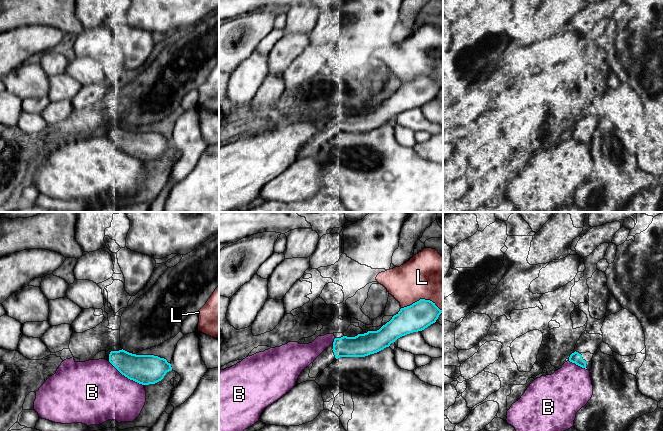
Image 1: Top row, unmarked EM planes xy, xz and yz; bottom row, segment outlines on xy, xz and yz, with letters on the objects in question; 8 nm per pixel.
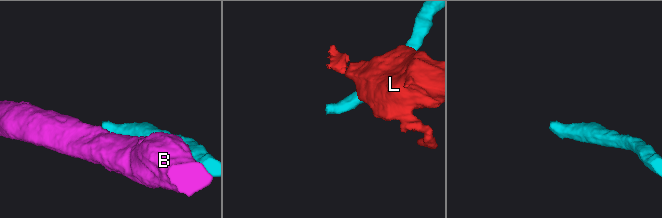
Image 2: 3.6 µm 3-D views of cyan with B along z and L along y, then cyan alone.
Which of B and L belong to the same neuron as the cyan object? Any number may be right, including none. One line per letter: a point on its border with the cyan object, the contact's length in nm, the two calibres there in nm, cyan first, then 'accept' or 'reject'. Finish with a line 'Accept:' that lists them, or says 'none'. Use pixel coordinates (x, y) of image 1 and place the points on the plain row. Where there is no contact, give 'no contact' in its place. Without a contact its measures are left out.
B: xy (126, 152) | 340 nm | 240/460 nm | reject
L: xz (422, 75) | 340 nm | 220/380 nm | reject
Accept: none

